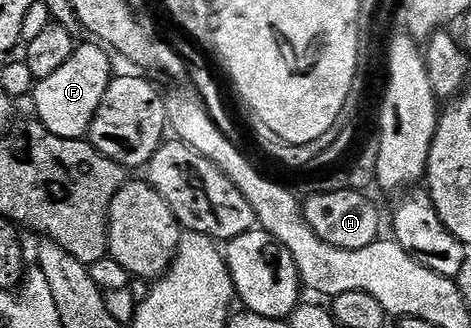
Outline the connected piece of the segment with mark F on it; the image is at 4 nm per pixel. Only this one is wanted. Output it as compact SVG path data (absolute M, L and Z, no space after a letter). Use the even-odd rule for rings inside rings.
M86 45L78 50L75 48L69 61L52 72L50 78L39 80L34 85L35 89L33 86L32 105L33 108L34 105L38 108L38 117L42 120L41 128L54 137L65 141L81 141L87 136L90 125L95 124L94 116L108 84L108 77L94 66L105 63L107 50L94 45Z

